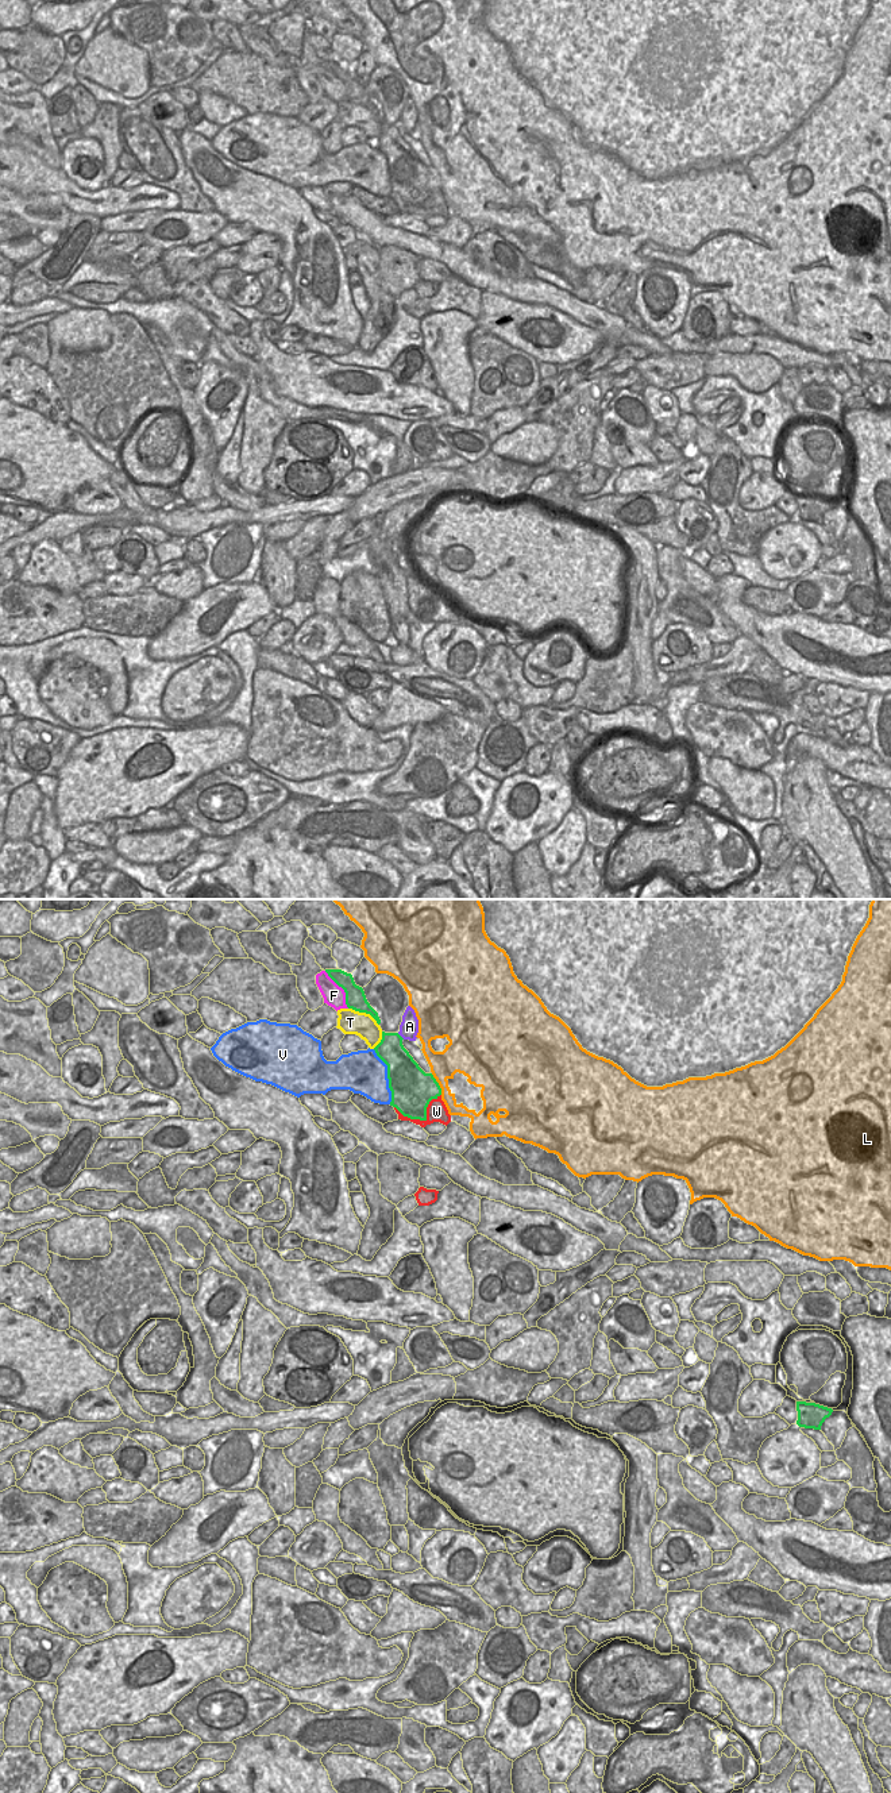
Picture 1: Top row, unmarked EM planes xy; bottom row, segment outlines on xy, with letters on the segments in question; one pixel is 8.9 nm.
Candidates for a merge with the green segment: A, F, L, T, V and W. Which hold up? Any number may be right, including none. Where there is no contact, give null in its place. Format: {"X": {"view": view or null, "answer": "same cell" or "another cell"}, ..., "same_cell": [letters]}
{"A": {"view": "xy", "answer": "another cell"}, "F": {"view": "xy", "answer": "another cell"}, "L": {"view": "xy", "answer": "another cell"}, "T": {"view": "xy", "answer": "another cell"}, "V": {"view": "xy", "answer": "another cell"}, "W": {"view": "xy", "answer": "another cell"}, "same_cell": []}

